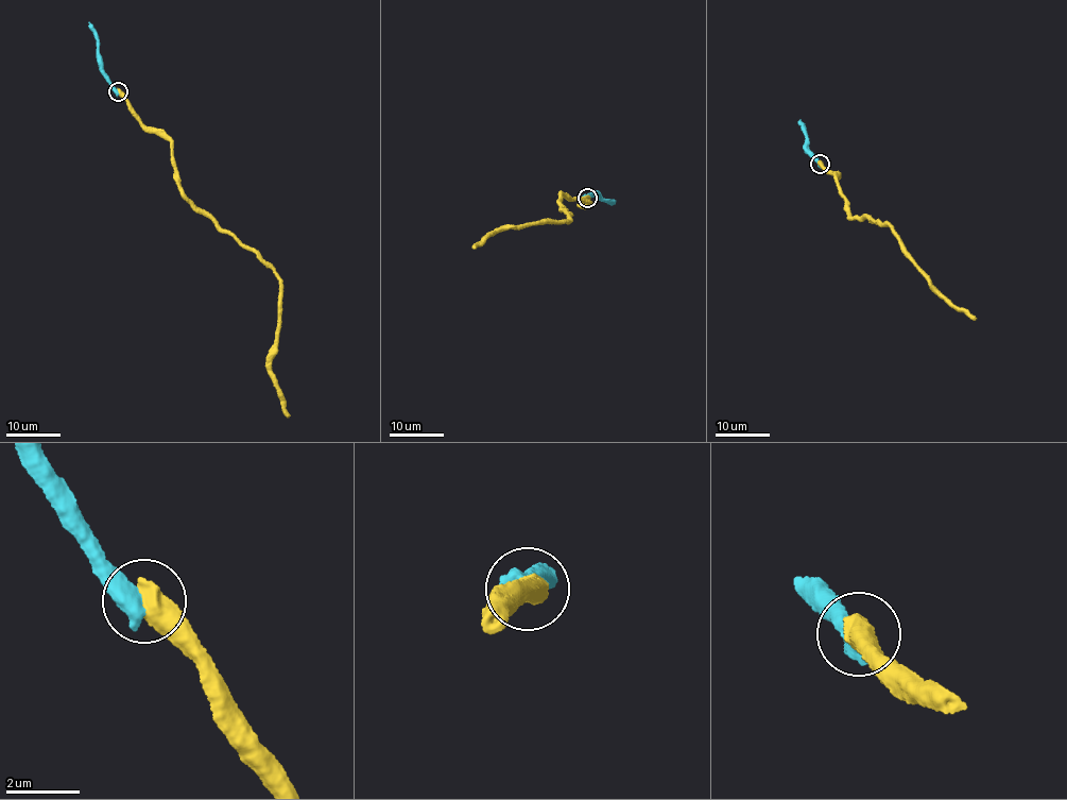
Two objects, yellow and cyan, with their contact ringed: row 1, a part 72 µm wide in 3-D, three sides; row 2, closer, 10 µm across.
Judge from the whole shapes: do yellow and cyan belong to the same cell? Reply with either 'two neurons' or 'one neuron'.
one neuron

